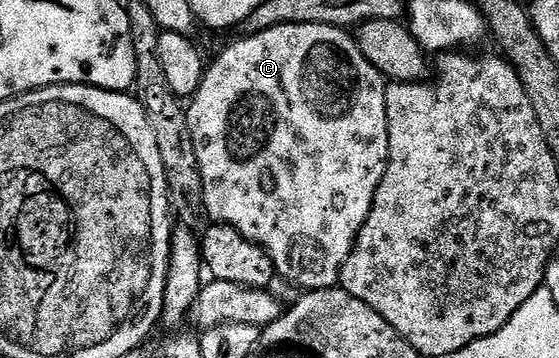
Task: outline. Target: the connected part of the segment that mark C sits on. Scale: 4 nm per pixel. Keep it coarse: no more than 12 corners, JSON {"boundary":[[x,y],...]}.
{"boundary":[[347,30],[242,35],[186,109],[211,222],[335,288],[388,155]]}

